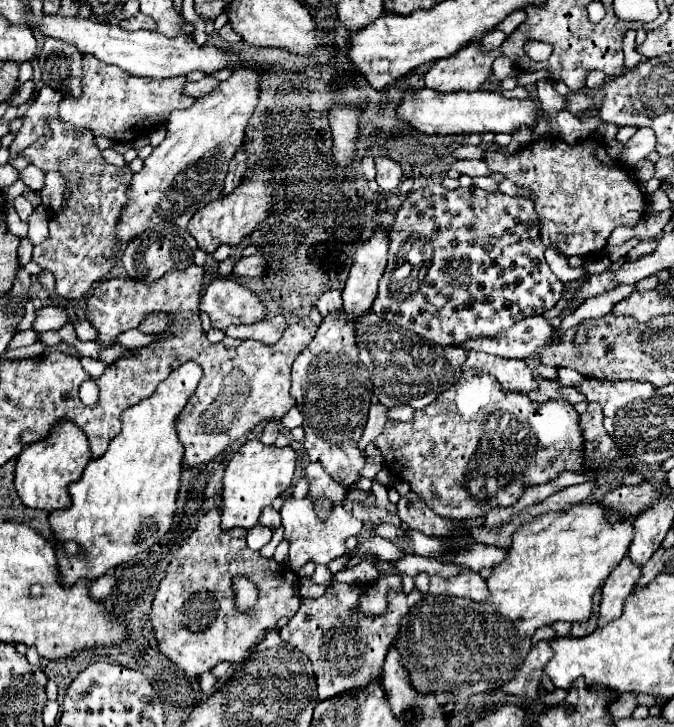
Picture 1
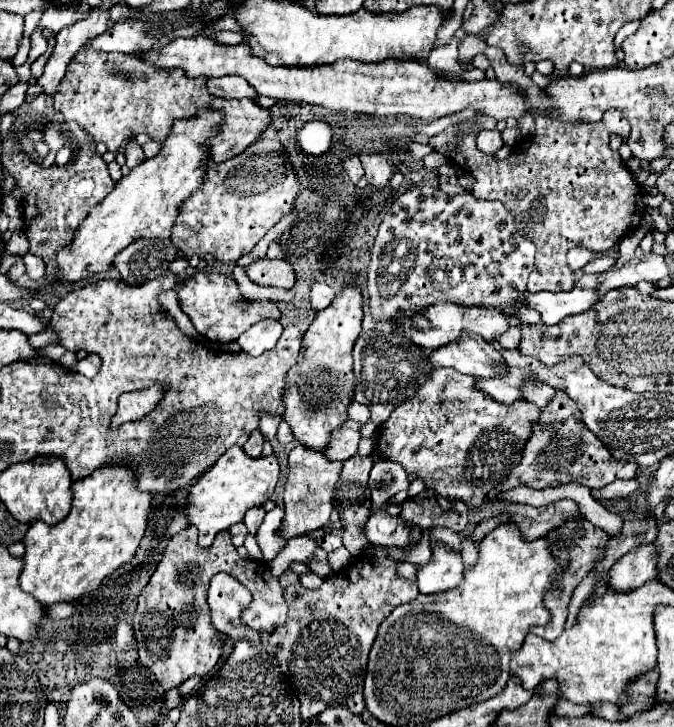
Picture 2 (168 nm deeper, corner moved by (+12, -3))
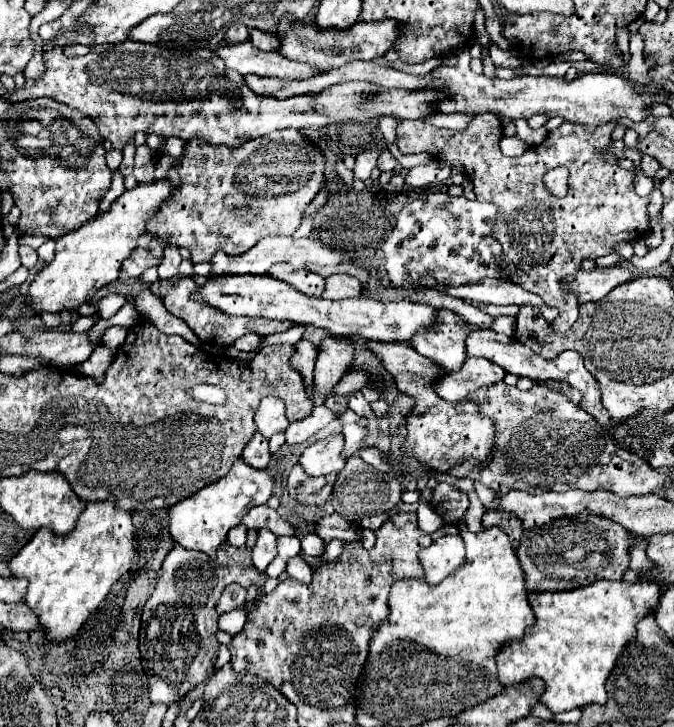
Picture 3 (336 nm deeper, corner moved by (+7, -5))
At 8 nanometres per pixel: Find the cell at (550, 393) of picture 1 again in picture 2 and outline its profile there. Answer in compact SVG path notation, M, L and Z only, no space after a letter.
M506 367L504 375L496 375L492 379L476 377L476 387L480 387L480 391L484 391L492 399L506 403L506 405L522 401L520 385L524 383L528 383L526 371L520 371L518 367Z

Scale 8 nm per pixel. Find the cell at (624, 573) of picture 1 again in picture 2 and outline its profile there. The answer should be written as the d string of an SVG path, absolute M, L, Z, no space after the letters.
M642 543L610 569L608 587L614 591L632 591L650 579L658 579L656 547L654 543Z

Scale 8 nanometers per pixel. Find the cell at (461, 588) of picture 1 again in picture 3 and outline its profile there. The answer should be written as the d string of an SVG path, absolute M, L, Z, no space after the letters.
M445 535L419 553L425 569L425 581L439 585L449 573L465 563L465 543L459 535Z

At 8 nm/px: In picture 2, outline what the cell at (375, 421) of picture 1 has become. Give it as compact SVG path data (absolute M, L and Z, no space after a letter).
M346 421L344 425L340 425L340 431L336 431L332 443L328 443L328 451L324 453L324 457L340 463L350 459L358 449L358 441L360 441L358 431L360 431L360 423L356 421Z

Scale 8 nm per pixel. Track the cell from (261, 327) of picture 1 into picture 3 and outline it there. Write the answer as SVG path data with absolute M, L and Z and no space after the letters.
M247 333L245 337L237 339L233 345L235 345L239 351L257 351L263 341L265 341L263 335L259 335L259 333Z

